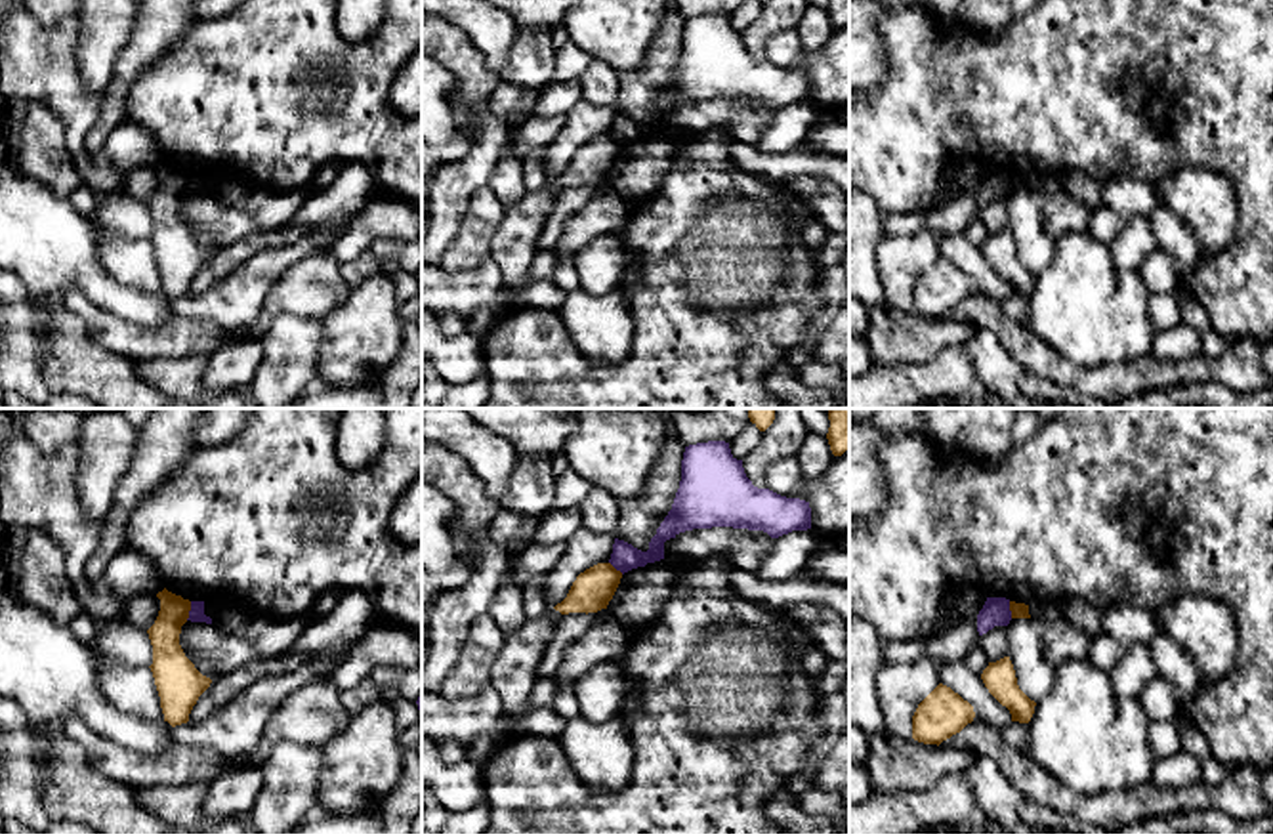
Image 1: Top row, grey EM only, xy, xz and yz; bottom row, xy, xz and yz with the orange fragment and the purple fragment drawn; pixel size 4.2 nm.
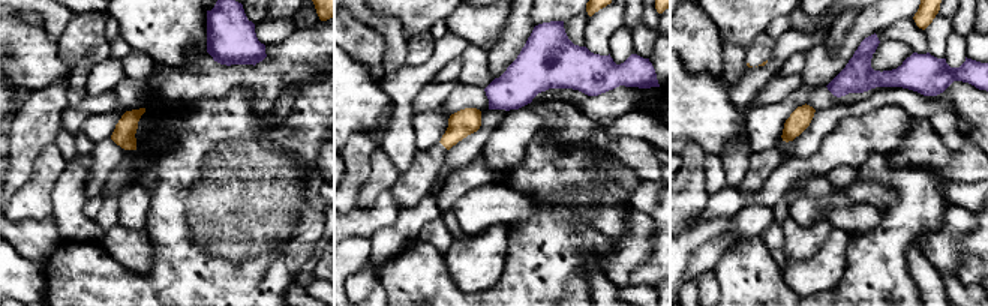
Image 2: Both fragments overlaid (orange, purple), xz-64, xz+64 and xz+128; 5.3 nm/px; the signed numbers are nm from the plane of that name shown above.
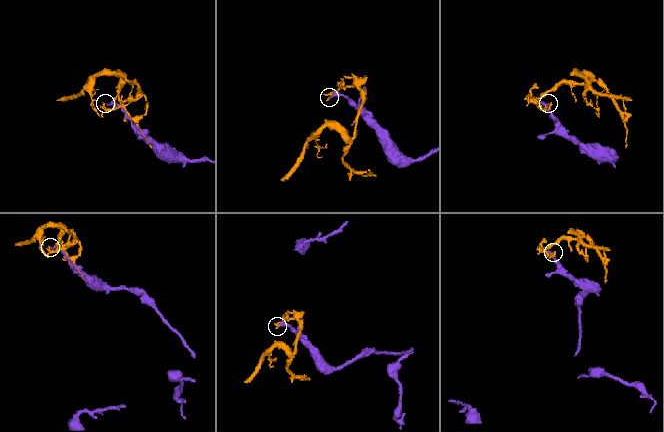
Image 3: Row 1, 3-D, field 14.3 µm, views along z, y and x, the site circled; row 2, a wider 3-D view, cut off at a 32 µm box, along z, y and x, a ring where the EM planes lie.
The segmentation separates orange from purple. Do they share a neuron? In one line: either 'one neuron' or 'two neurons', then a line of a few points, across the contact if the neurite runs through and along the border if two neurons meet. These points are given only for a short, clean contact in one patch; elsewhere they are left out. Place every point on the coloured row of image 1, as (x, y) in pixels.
two neurons; line xy (191, 602), (186, 619)

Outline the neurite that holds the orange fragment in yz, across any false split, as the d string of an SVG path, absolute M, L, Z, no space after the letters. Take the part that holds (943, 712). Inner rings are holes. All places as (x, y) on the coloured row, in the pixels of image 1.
M939 683L912 716L912 739L924 744L941 744L960 733L975 718L973 706L950 687Z

